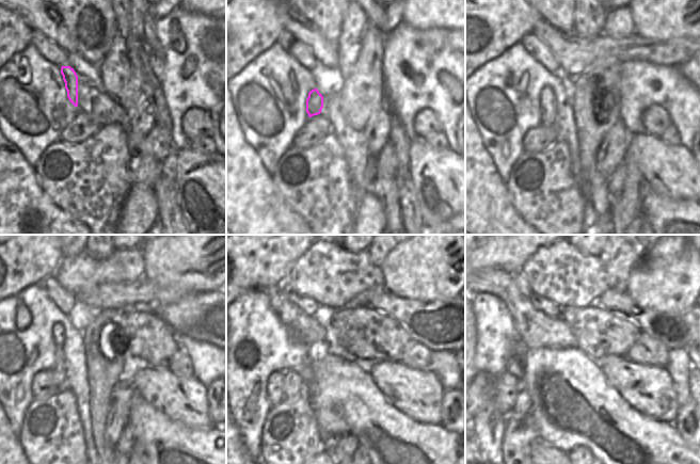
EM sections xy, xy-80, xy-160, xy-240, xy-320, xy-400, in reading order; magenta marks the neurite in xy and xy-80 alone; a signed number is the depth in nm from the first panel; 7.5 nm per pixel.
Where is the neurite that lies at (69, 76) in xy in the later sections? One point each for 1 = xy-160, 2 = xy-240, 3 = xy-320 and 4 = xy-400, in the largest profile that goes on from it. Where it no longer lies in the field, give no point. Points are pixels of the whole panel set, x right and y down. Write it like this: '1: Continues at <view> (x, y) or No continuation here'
1: Continues at xy-160 (547, 100)
2: Continues at xy-240 (58, 371)
3: Continues at xy-320 (292, 385)
4: Continues at xy-400 (522, 405).

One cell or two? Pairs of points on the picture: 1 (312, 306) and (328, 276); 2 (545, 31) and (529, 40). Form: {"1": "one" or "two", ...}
{"1": "two", "2": "two"}

